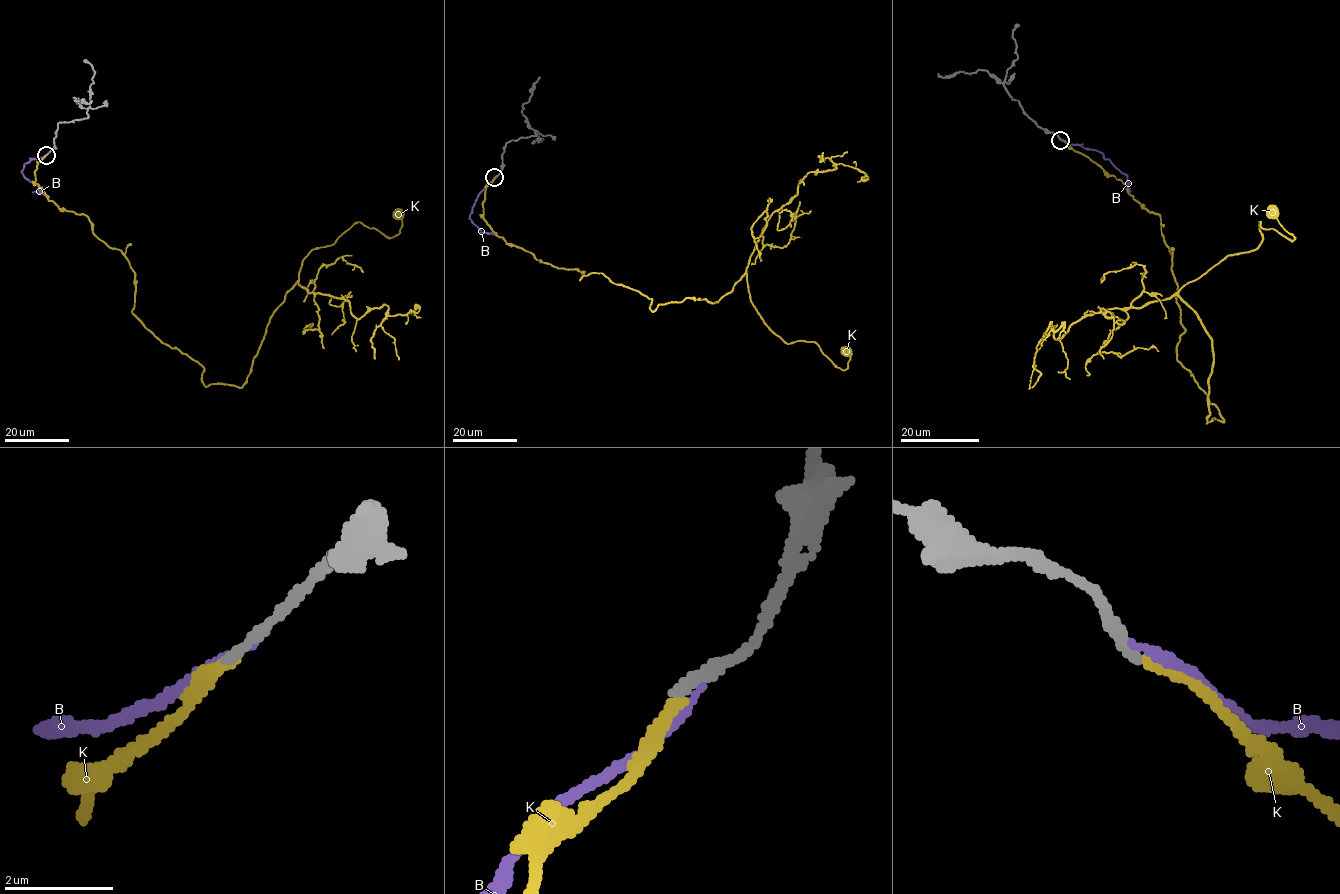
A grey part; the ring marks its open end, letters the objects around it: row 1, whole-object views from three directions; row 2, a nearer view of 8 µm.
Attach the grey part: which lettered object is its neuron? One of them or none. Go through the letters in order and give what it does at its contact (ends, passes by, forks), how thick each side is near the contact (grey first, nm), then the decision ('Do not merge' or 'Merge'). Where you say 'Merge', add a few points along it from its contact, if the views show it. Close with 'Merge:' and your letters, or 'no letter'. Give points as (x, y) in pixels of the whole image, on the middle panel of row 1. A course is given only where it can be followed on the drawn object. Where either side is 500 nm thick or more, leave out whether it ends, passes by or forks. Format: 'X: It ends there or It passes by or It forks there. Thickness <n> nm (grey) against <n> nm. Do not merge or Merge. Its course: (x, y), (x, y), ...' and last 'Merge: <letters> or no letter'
B: It ends there. Thickness 240 nm (grey) against 180 nm. Do not merge
K: It ends there. Thickness 200 nm (grey) against 220 nm. Merge. Its course: (494, 178), (485, 221), (536, 259), (653, 311), (746, 274), (785, 342), (844, 370), (846, 351)
Merge: K

